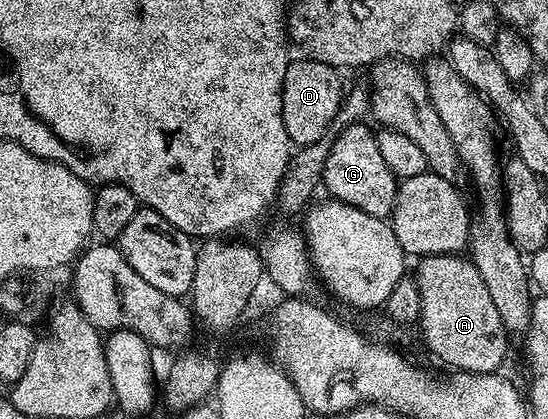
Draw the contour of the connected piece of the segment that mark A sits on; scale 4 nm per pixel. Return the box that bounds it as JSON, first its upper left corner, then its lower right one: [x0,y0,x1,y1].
[417,254,506,374]

